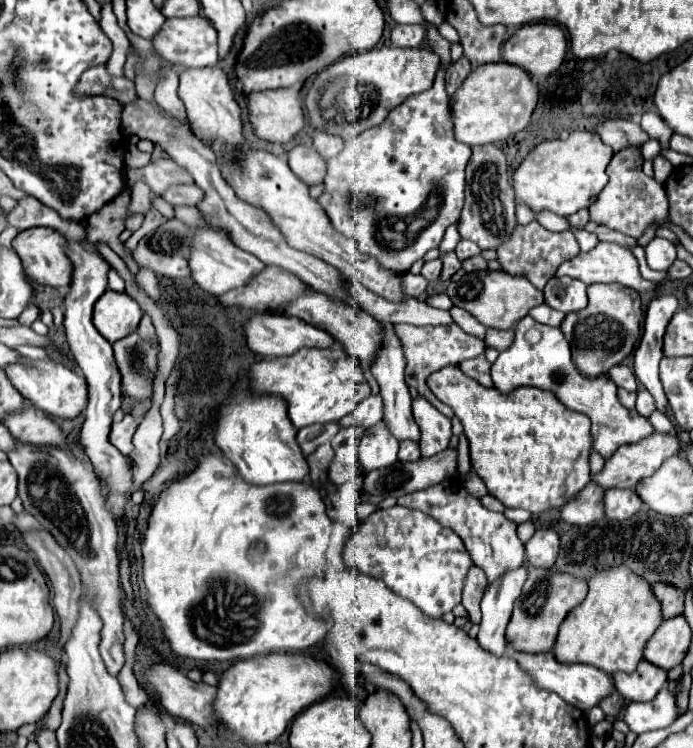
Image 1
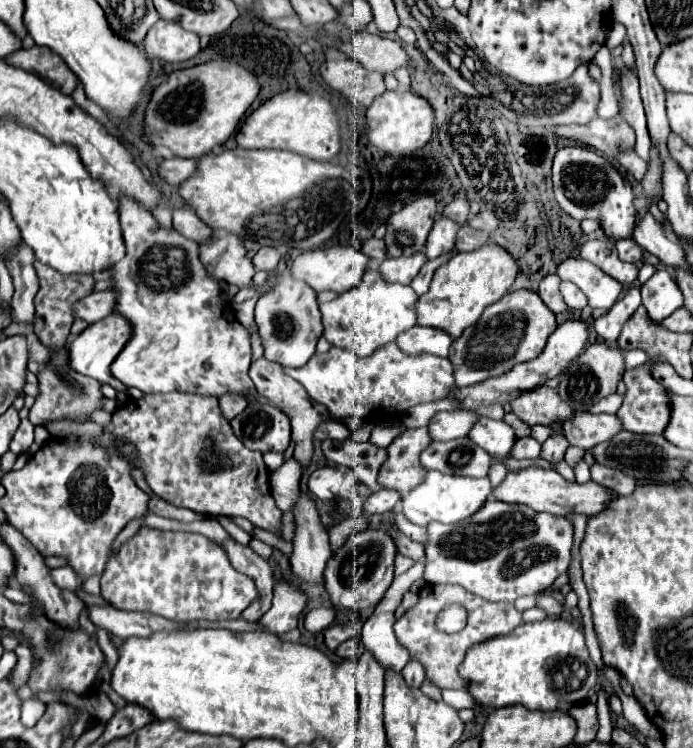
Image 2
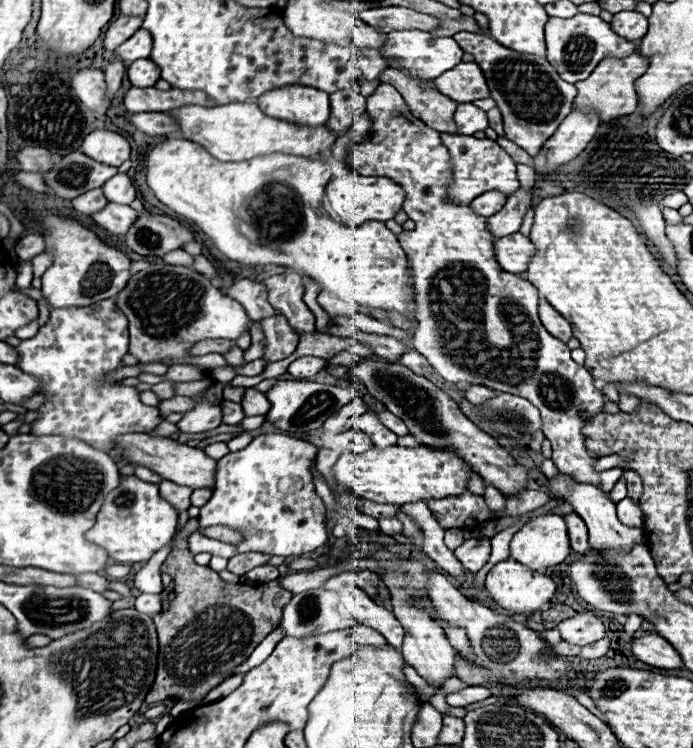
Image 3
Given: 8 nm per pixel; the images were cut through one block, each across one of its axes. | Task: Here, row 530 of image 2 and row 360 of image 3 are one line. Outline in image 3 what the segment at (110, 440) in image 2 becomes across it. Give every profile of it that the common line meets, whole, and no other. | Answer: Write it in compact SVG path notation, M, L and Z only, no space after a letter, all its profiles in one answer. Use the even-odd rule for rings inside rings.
M272 316L262 320L262 328L266 334L266 352L264 358L270 362L284 360L290 356L298 346L298 334L288 324L284 316Z

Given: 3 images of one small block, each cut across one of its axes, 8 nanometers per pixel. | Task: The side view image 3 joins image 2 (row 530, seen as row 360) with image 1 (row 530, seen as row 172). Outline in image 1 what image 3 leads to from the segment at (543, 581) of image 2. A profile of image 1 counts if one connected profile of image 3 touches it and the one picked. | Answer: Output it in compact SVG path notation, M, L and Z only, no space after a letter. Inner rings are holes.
M396 504L388 510L374 512L370 518L366 518L360 524L360 528L354 532L354 536L346 544L346 564L360 570L362 574L370 574L378 580L384 580L386 586L392 588L394 594L414 602L424 614L432 618L440 618L442 614L452 612L456 604L460 604L464 578L474 562L464 542L458 538L458 534L444 528L432 516L420 510L412 510L412 508L404 508Z

